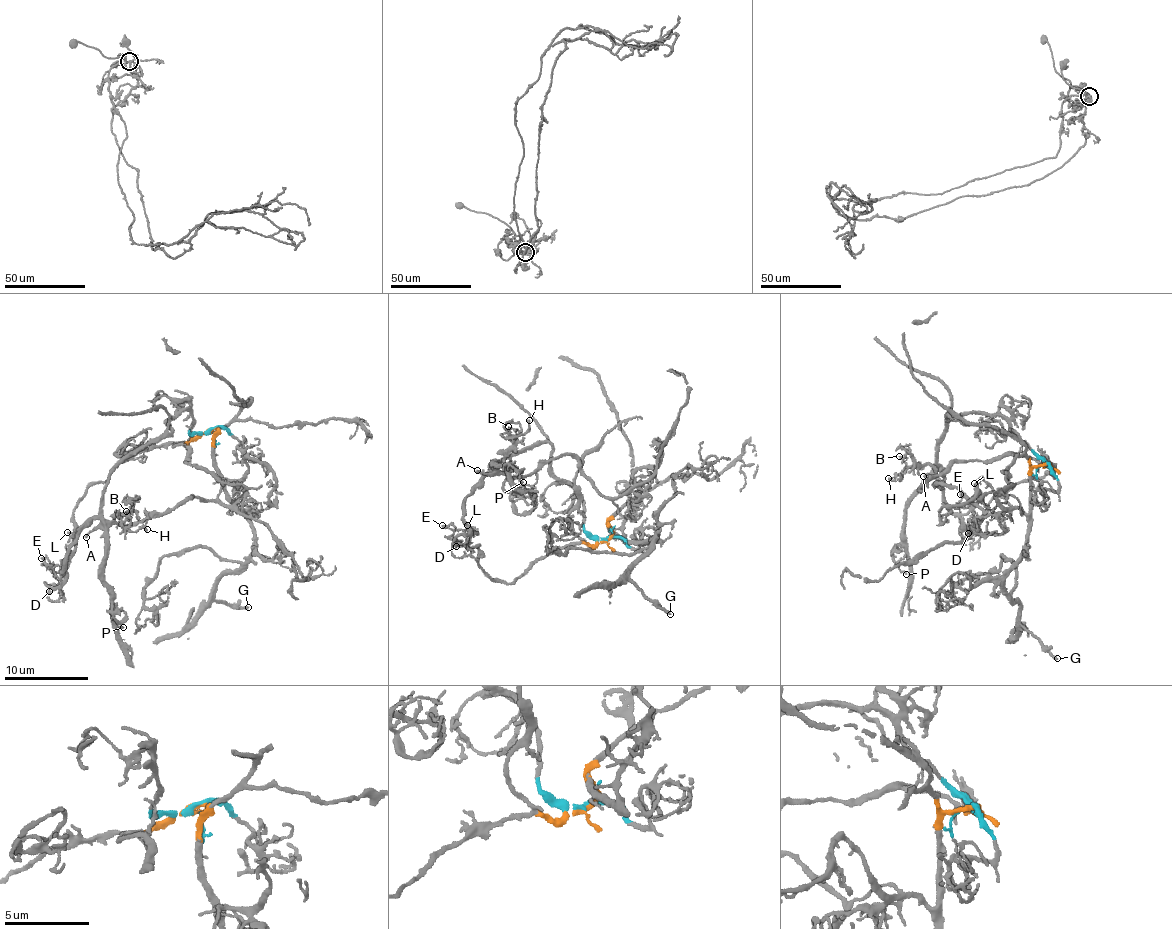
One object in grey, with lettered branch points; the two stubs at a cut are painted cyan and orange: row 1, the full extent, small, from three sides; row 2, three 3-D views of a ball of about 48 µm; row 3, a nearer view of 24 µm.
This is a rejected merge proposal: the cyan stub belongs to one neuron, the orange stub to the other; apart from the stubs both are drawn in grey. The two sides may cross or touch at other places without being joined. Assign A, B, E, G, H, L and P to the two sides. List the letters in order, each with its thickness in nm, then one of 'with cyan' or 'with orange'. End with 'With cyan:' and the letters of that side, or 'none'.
A: 130 nm | with cyan
B: 190 nm | with cyan
E: 180 nm | with cyan
G: 220 nm | with orange
H: 160 nm | with cyan
L: 160 nm | with cyan
P: 180 nm | with cyan
With cyan: A, B, E, H, L, P

